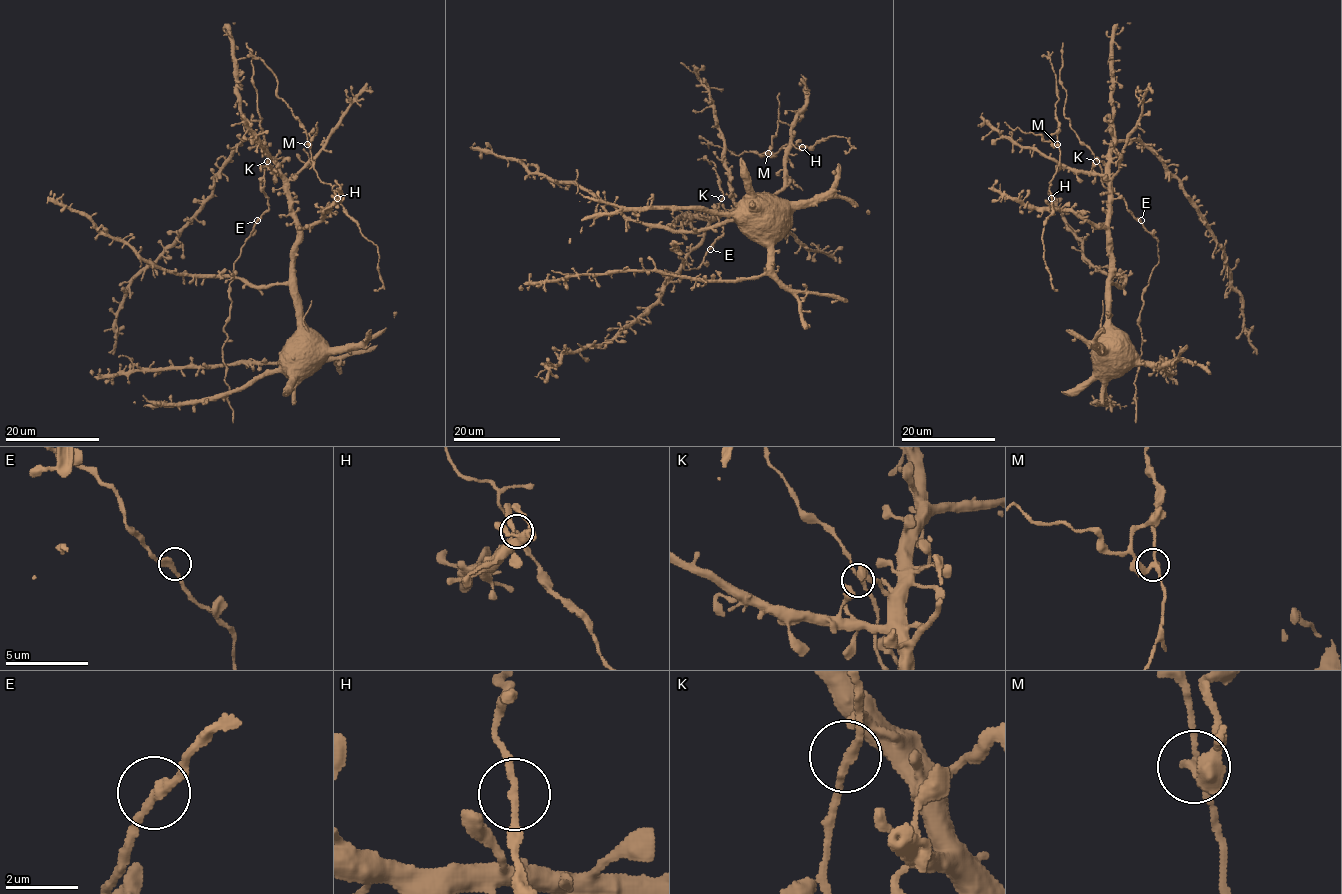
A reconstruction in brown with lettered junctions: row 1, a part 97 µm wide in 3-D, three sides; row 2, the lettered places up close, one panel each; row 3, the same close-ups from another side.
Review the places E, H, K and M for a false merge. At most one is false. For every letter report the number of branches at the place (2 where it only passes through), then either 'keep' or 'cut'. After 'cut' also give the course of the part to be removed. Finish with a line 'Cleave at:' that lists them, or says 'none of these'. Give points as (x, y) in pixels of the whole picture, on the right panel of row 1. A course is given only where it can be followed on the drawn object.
E: 2 | keep
H: 3 | keep
K: 3 | keep
M: 3 | cut | (1057, 145), (1051, 145), (1040, 135), (1023, 133), (1017, 127), (1011, 129), (1004, 122)
Cleave at: M

